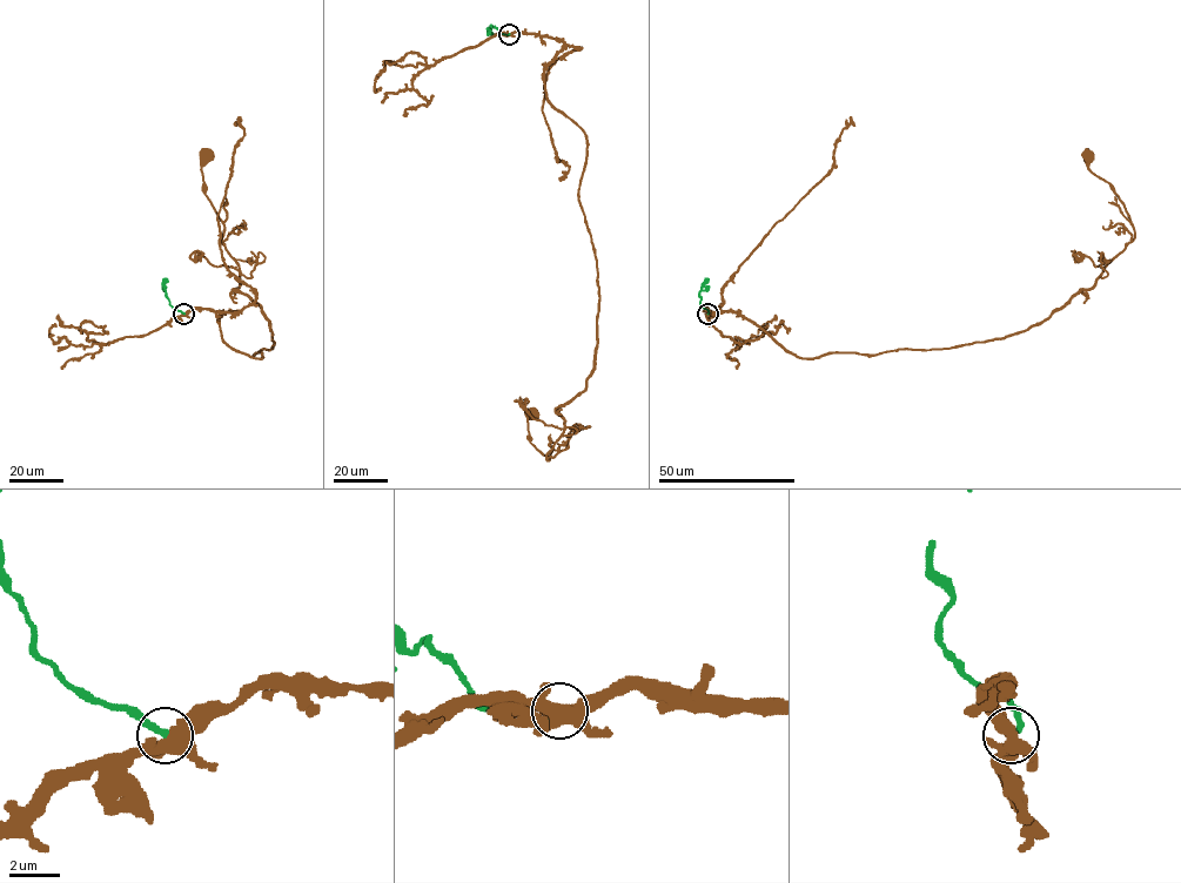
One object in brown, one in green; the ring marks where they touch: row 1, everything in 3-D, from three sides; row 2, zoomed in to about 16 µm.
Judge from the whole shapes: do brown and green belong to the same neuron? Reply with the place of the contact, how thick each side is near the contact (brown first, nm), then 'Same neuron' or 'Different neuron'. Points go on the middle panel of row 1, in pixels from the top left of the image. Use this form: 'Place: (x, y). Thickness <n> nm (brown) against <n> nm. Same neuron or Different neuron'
Place: (509, 34). Thickness 480 nm (brown) against 260 nm. Different neuron

